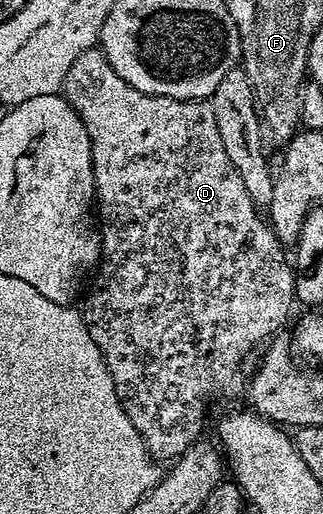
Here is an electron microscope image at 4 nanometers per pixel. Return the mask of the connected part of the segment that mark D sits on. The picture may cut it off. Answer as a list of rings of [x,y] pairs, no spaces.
[[[98,46],[85,49],[85,53],[81,53],[81,57],[77,57],[77,61],[73,61],[73,65],[69,65],[69,73],[63,78],[61,94],[66,99],[67,104],[71,106],[81,117],[81,121],[85,125],[85,129],[91,138],[91,156],[93,157],[93,169],[95,170],[95,202],[97,204],[97,219],[101,227],[101,262],[98,264],[97,270],[94,272],[95,284],[91,287],[91,292],[87,295],[87,300],[81,306],[81,314],[85,325],[89,329],[89,337],[93,337],[93,341],[101,349],[105,365],[109,369],[109,373],[113,377],[113,385],[117,389],[117,397],[123,403],[125,413],[129,417],[129,421],[133,421],[133,429],[137,429],[137,433],[143,437],[143,443],[147,447],[151,458],[156,461],[174,461],[180,455],[184,455],[194,443],[200,442],[203,431],[203,402],[206,401],[207,395],[219,395],[222,391],[235,391],[244,386],[245,375],[243,379],[243,362],[247,359],[247,354],[254,347],[262,348],[272,337],[278,336],[279,331],[283,327],[283,322],[287,319],[287,314],[291,311],[291,306],[296,306],[295,298],[295,272],[292,264],[283,256],[285,251],[284,244],[280,243],[278,237],[272,231],[270,224],[266,218],[261,216],[260,208],[249,197],[249,193],[245,193],[245,185],[241,182],[241,177],[237,173],[237,169],[233,169],[233,161],[229,161],[229,153],[225,153],[225,144],[221,142],[221,133],[217,133],[217,117],[213,117],[213,109],[210,102],[200,101],[198,99],[174,99],[173,97],[165,97],[164,95],[150,95],[149,93],[141,93],[137,89],[133,89],[133,85],[129,85],[129,81],[121,81],[121,77],[117,77],[117,73],[109,65],[109,61],[105,57],[105,53]]]

